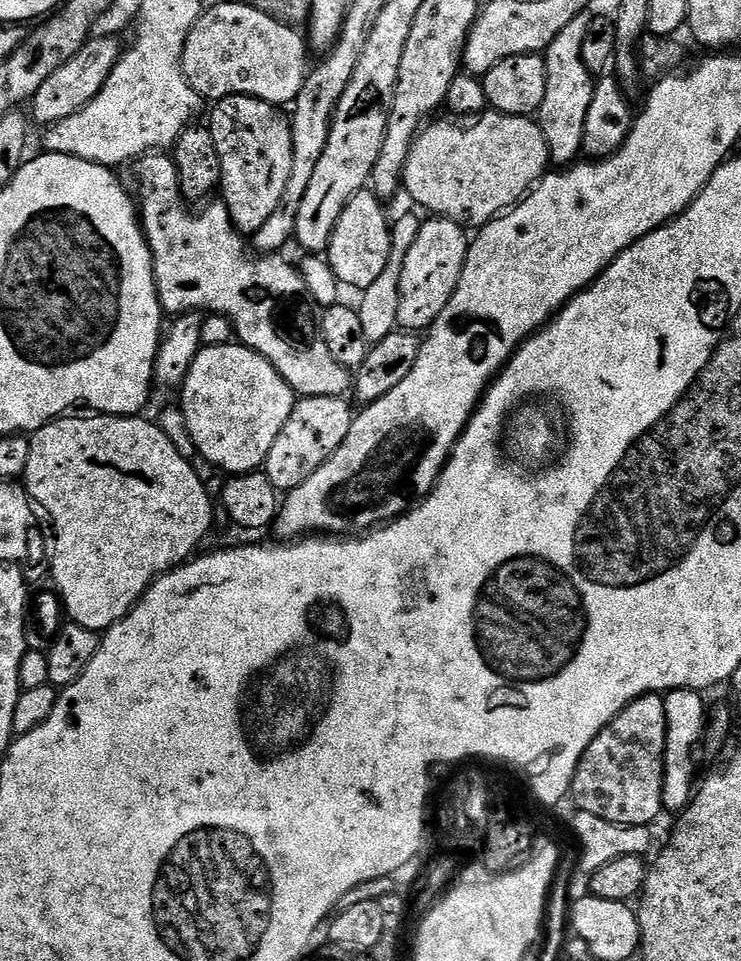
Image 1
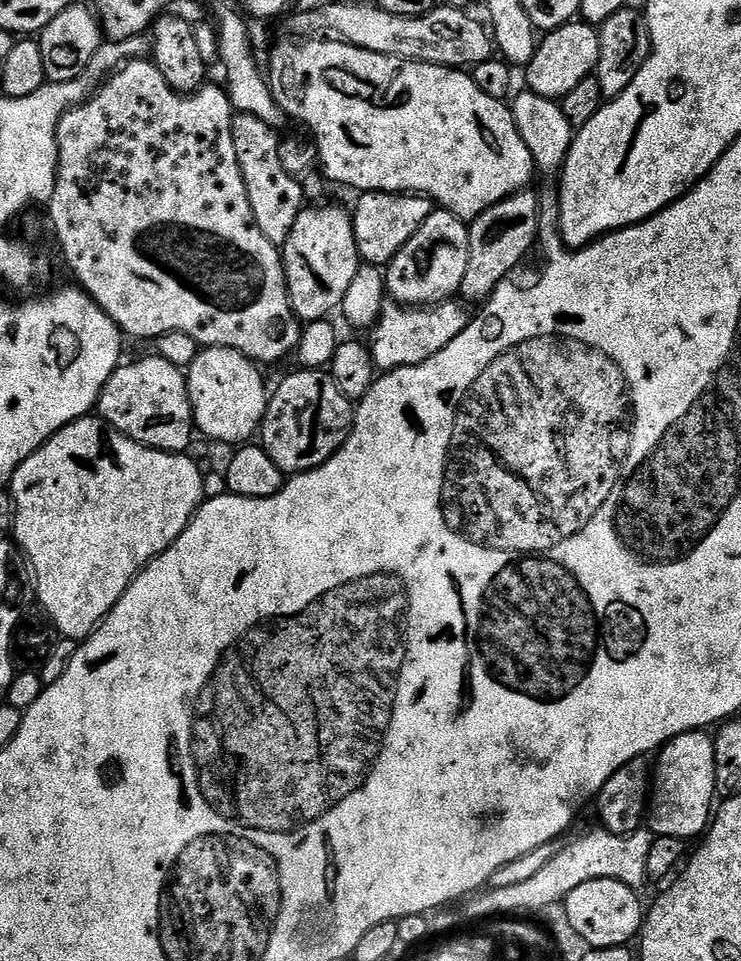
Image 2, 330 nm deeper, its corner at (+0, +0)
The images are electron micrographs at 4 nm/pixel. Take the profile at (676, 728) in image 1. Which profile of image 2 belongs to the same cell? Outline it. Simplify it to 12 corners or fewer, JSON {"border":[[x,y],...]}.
{"border":[[678,734],[654,760],[647,827],[688,842],[717,799],[715,739]]}

